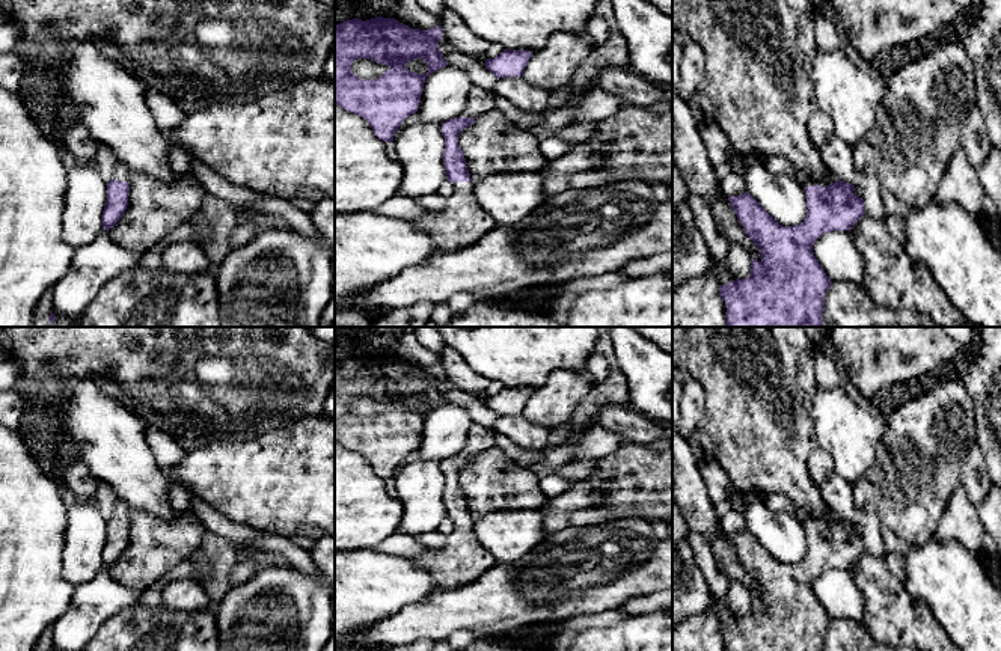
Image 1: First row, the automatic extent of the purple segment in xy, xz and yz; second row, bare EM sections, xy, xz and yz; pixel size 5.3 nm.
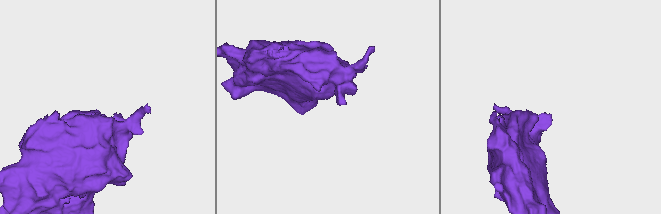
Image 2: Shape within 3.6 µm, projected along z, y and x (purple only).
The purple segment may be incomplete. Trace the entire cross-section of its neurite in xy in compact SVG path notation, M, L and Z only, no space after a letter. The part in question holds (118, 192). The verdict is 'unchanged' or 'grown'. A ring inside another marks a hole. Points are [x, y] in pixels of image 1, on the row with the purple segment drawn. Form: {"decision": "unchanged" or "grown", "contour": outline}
{"decision": "grown", "contour": "M121 163L118 164L113 179L107 182L107 202L103 211L104 231L112 229L124 215L128 205L130 170Z"}

